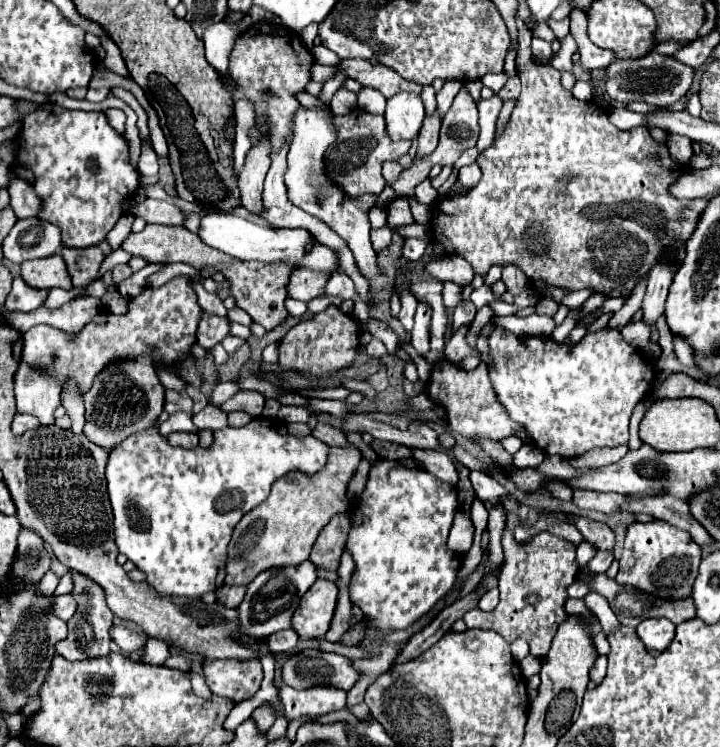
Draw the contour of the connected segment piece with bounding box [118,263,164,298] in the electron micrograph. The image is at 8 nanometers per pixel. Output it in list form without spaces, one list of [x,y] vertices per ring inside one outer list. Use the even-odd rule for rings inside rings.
[[[148,263],[138,272],[133,273],[129,278],[118,285],[118,291],[124,298],[132,298],[139,295],[146,286],[146,279],[152,273],[160,271],[164,267],[162,263]]]

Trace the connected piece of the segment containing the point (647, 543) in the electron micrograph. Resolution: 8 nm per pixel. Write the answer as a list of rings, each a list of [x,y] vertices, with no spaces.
[[[666,521],[652,523],[632,523],[626,533],[624,553],[620,559],[620,571],[616,575],[616,583],[630,585],[642,593],[664,601],[680,601],[690,597],[690,587],[698,575],[700,565],[700,545],[694,539]]]

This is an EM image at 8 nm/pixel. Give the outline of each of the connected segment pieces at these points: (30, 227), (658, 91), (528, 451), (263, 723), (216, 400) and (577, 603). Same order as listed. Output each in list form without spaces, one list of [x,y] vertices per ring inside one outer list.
[[[18,219],[12,231],[2,241],[4,257],[22,263],[26,259],[40,259],[58,253],[62,247],[62,237],[58,227],[52,223],[42,223],[42,219]]]
[[[644,55],[642,59],[618,59],[610,63],[604,69],[604,91],[606,95],[616,103],[632,103],[632,101],[644,101],[650,105],[666,107],[676,103],[680,97],[686,95],[692,83],[694,69],[676,61],[672,55]]]
[[[524,443],[520,447],[520,451],[514,455],[514,465],[518,465],[520,469],[526,467],[536,467],[544,461],[544,451],[540,451],[536,445],[532,443]]]
[[[262,703],[260,707],[256,707],[254,709],[254,713],[252,713],[252,717],[254,719],[258,719],[256,723],[258,723],[258,727],[262,729],[262,731],[268,731],[270,729],[270,725],[276,721],[276,711],[274,711],[274,705],[272,703]]]
[[[226,381],[226,383],[218,383],[216,387],[214,387],[214,391],[212,391],[212,405],[222,405],[226,399],[230,399],[234,393],[238,393],[238,383],[234,383],[234,381]]]
[[[568,599],[566,601],[566,613],[568,615],[586,615],[588,607],[584,605],[582,599]]]

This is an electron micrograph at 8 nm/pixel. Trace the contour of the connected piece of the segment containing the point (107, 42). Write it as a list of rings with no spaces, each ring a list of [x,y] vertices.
[[[106,37],[100,38],[100,41],[106,50],[105,67],[124,78],[131,78],[118,46],[111,39],[106,39]]]

